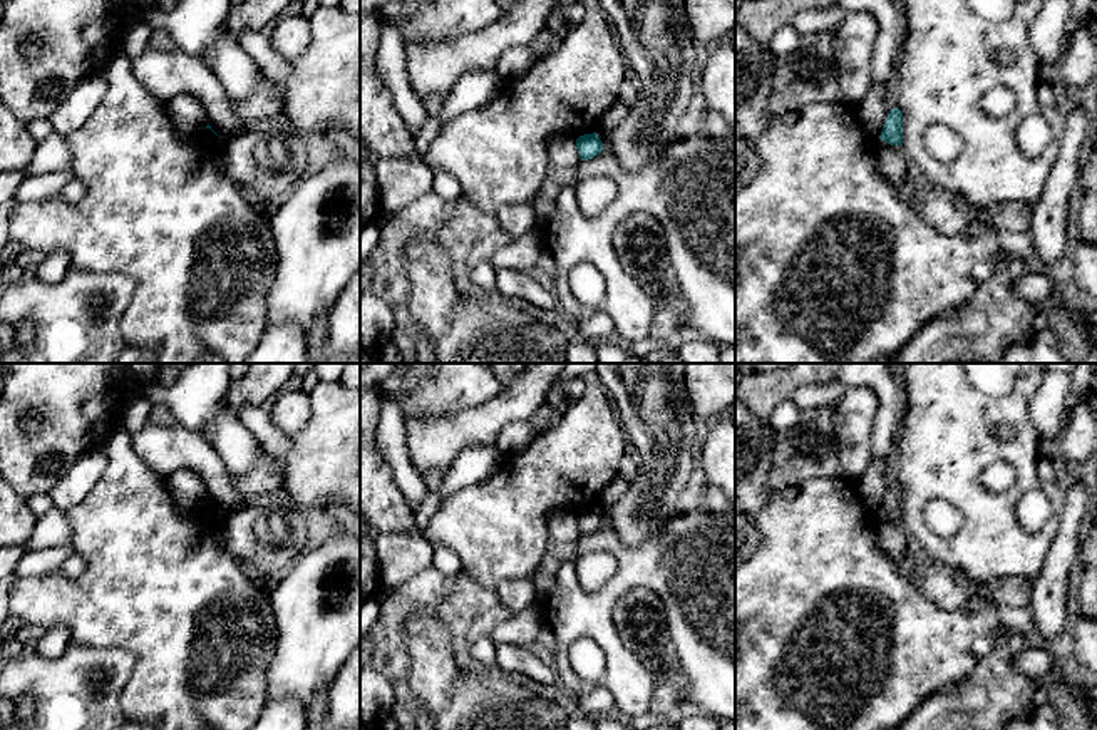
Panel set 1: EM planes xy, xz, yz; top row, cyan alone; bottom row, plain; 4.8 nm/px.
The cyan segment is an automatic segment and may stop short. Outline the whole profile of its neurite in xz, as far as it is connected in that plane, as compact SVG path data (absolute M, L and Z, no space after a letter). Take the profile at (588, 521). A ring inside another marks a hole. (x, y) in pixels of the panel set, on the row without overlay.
M585 509L576 514L576 524L579 527L581 536L593 534L598 531L605 522L600 516L598 509Z

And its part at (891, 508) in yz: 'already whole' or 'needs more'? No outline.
already whole

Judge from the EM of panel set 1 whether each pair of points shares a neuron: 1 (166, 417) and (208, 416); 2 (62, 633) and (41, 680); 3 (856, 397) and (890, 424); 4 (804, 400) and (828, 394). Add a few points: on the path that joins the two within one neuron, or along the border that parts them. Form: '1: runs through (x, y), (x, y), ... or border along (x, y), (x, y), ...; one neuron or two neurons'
1: border along (153, 404), (161, 404), (176, 422); two neurons
2: border along (71, 642), (56, 658), (41, 658), (32, 652); two neurons
3: border along (849, 385), (868, 385), (875, 394), (871, 451); two neurons
4: runs through (809, 397), (823, 395); one neuron

